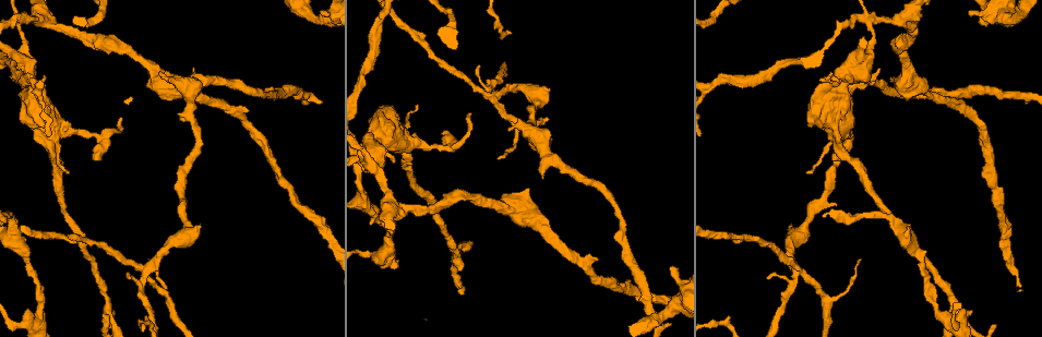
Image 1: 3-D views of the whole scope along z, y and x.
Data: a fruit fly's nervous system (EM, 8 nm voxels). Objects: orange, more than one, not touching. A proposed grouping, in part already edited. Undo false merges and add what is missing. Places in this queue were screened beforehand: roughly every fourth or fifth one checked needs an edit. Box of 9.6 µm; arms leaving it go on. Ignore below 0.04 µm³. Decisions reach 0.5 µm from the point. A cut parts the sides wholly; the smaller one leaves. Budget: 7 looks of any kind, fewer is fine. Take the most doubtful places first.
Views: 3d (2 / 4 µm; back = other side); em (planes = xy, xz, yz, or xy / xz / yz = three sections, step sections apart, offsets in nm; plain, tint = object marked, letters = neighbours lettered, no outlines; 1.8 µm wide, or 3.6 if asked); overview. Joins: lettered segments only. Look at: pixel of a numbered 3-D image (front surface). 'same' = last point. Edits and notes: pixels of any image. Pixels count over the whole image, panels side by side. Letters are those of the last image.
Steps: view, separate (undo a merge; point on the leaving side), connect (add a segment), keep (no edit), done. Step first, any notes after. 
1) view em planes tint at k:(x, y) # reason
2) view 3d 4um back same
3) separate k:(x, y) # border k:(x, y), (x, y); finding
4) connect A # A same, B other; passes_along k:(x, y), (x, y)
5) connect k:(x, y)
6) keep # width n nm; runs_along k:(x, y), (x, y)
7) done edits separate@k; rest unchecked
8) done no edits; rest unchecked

view em 3.6um xy step 16 tint at 1:(144, 266) # sharp bend

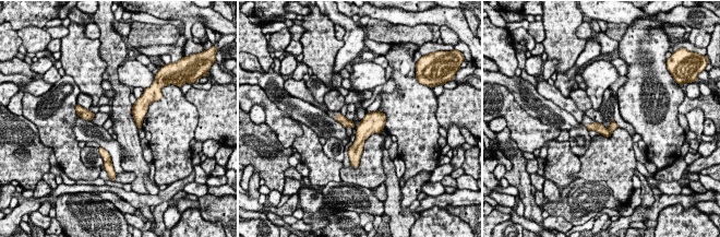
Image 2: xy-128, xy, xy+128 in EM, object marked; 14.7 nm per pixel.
view em 3.6um planes letters same

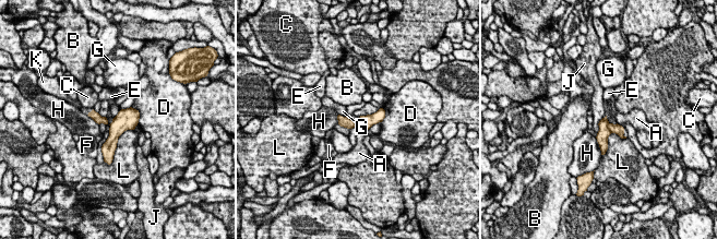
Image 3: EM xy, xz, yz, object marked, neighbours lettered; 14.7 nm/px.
separate 3:(617, 129) # width 190 nm; A other, B other, C other, D other, E other, F other, G other, H other, J other, K other, L other; a second cell is stuck on

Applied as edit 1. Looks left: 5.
view overview # see it whole again

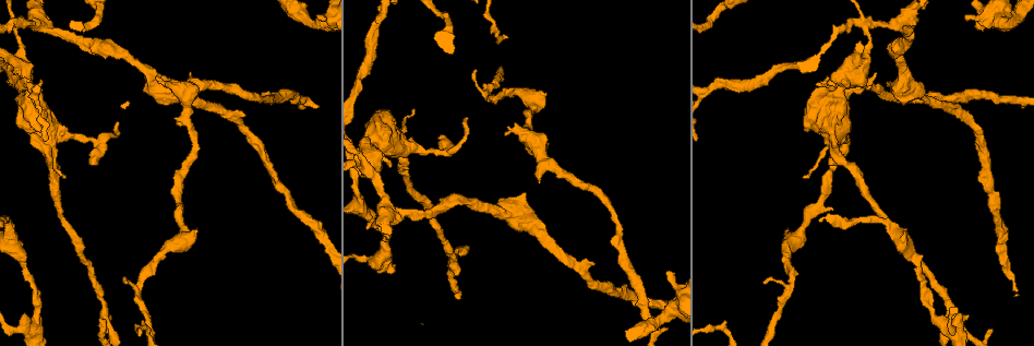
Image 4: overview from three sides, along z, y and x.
view 3d 4um at 4:(867, 25) # sharp bend

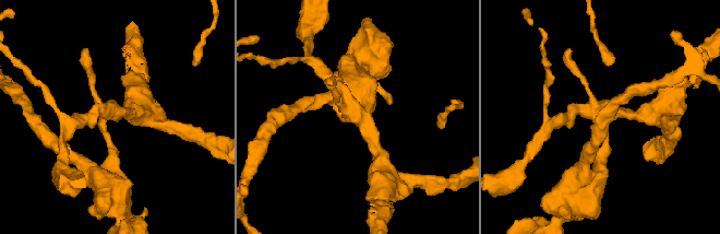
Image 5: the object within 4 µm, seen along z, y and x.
view em planes plain at 5:(349, 113) # arms 4

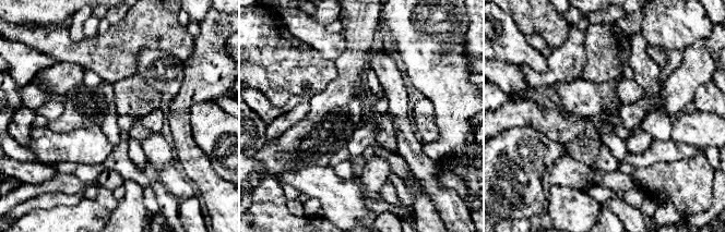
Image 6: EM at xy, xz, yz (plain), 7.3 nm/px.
view em planes letters same

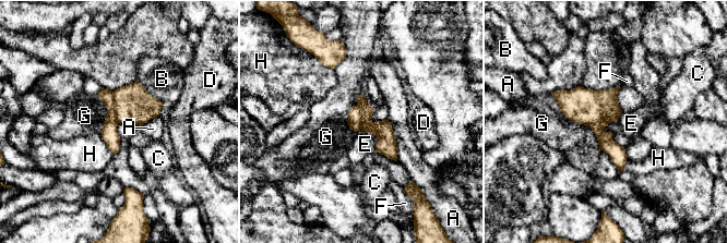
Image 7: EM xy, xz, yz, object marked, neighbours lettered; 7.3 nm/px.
separate 7:(132, 102) # longest_contact A 320 nm; A other, B other, C other, D other, E other, F other, G other, H other; border 7:(112, 92), (114, 116), (118, 122); two cells meet here

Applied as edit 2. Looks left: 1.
view em planes letters at 4:(320, 14) # free end

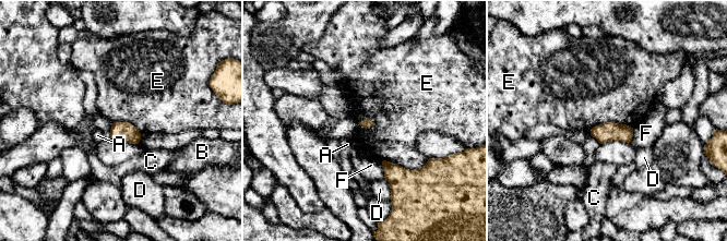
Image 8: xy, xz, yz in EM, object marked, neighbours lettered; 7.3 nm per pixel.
keep # A other, B other, C other, D other, E other, F other; border 8:(429, 158), (417, 169), (382, 160); none of them fits

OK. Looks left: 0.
done edits separate@3, separate@7; rest unchecked

